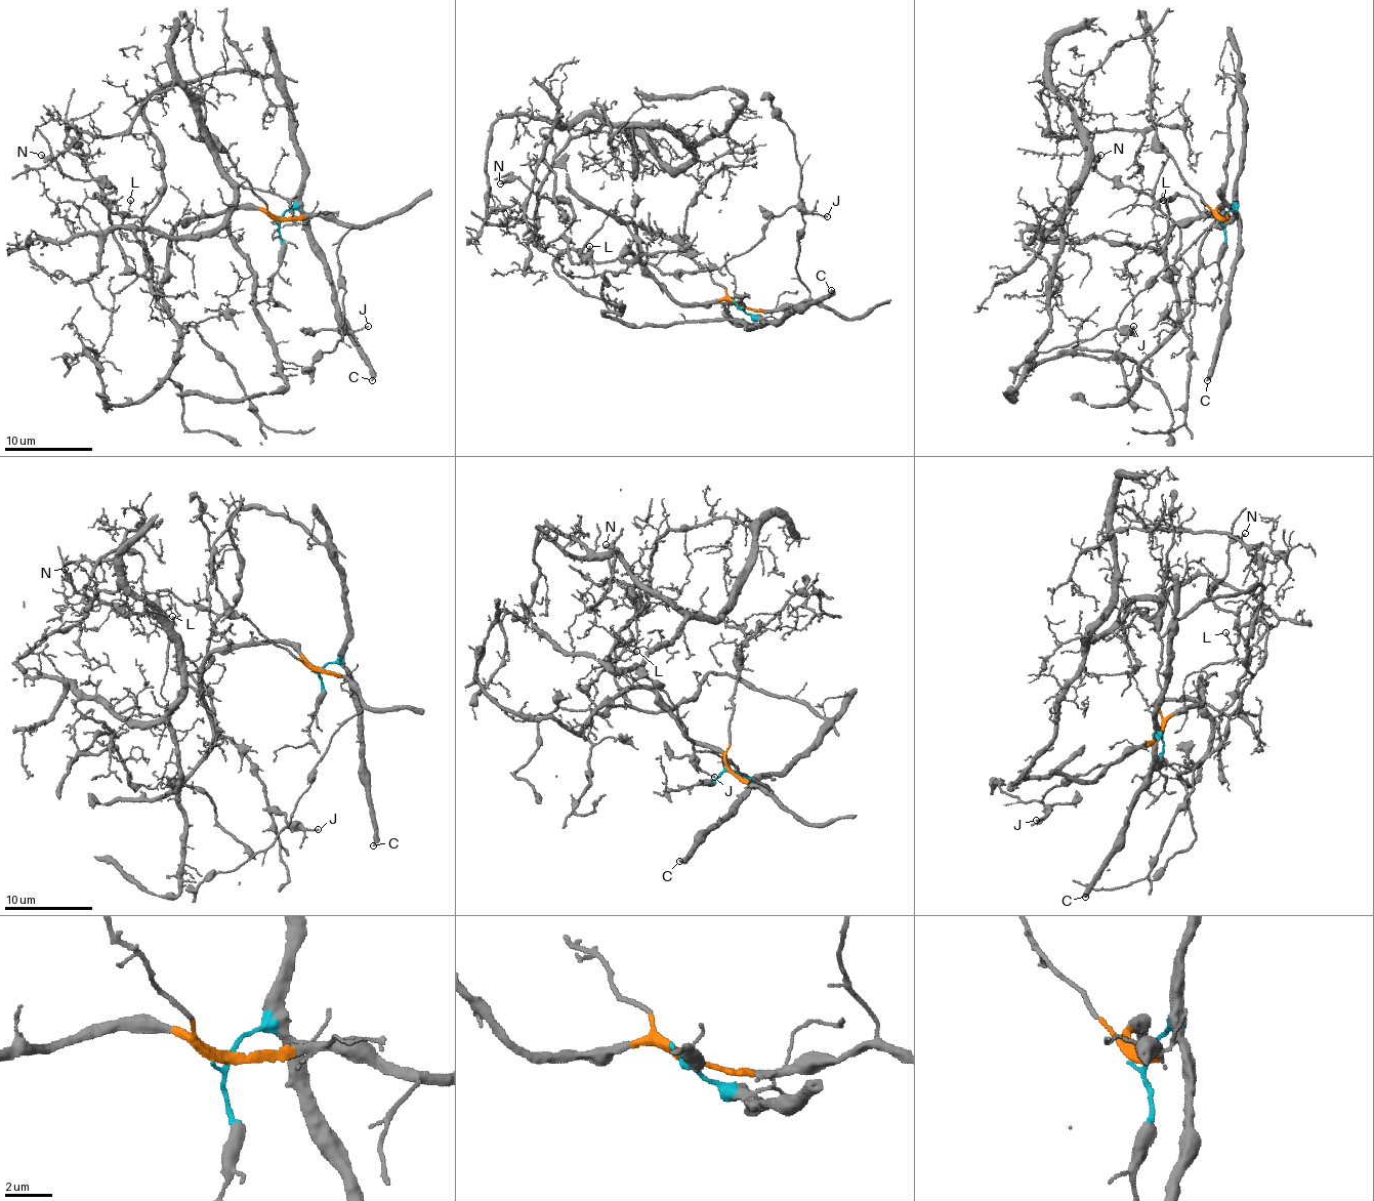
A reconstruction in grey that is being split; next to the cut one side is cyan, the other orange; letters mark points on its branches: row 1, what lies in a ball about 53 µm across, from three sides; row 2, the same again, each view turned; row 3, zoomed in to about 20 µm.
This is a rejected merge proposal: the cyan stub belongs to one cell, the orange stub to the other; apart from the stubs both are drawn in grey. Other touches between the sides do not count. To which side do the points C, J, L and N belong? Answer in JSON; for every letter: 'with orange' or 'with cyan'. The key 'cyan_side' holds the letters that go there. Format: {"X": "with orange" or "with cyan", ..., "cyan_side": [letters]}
{"C": "with cyan", "J": "with orange", "L": "with cyan", "N": "with orange", "cyan_side": ["C", "L"]}

